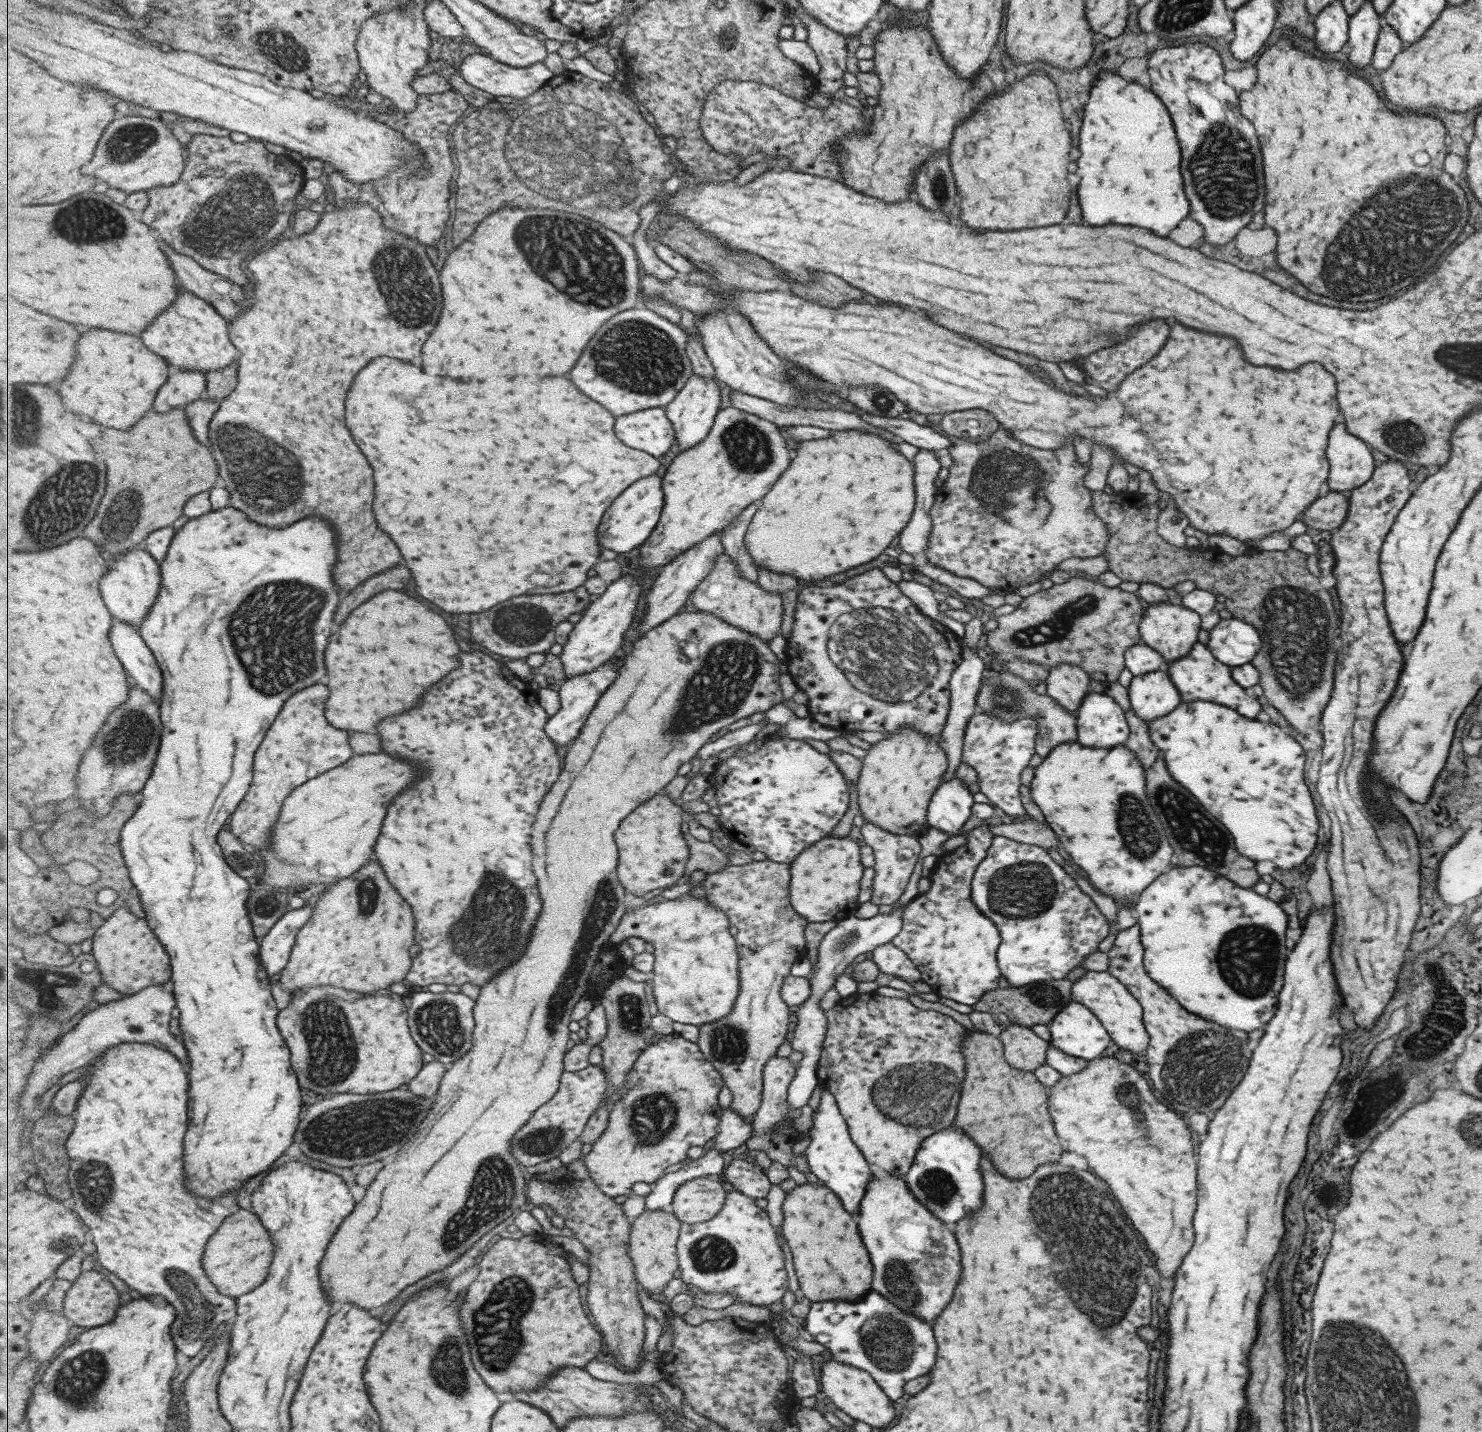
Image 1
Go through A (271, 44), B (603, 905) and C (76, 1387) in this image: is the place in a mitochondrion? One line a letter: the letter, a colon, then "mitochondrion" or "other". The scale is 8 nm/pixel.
A: mitochondrion
B: mitochondrion
C: mitochondrion

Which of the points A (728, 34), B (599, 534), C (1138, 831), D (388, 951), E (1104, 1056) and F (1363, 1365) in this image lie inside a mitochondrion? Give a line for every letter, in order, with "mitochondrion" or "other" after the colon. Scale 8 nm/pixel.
A: mitochondrion
B: other
C: mitochondrion
D: other
E: other
F: mitochondrion

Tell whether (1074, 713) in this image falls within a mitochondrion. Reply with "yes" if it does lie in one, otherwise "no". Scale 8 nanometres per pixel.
no

